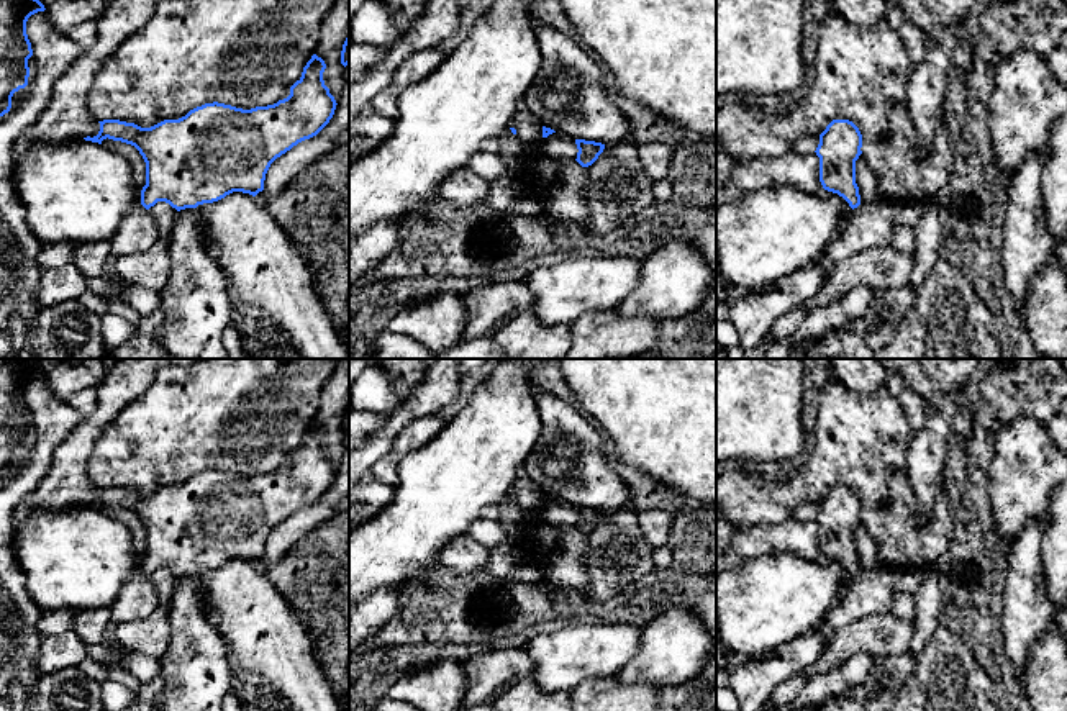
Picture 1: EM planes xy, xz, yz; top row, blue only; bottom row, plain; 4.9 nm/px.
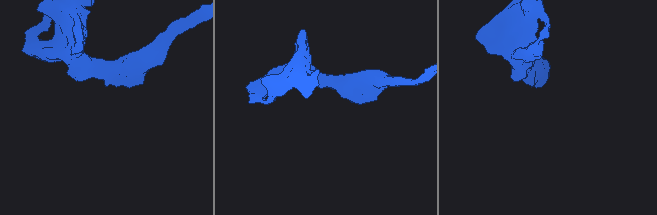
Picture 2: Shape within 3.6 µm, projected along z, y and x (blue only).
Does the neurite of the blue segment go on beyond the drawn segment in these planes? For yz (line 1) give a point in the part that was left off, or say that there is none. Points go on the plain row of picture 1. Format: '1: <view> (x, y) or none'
1: none

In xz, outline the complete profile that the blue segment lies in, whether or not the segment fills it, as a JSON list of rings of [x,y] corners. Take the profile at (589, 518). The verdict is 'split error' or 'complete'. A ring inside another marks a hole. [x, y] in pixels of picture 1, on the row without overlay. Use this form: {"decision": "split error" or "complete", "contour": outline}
{"decision": "complete", "contour": [[[575,506],[575,511],[579,516],[575,528],[582,534],[592,532],[605,516],[605,511],[595,508]]]}

